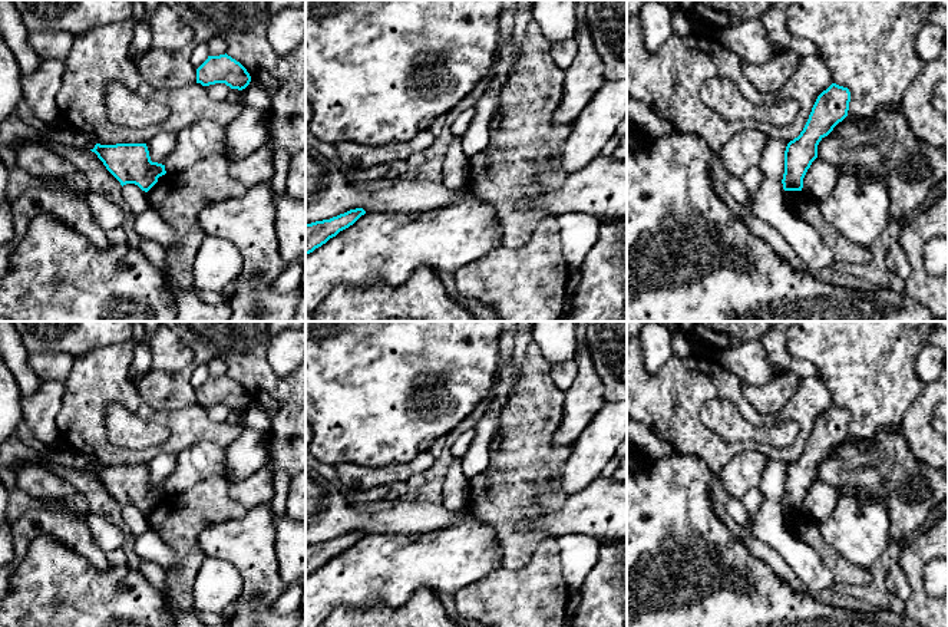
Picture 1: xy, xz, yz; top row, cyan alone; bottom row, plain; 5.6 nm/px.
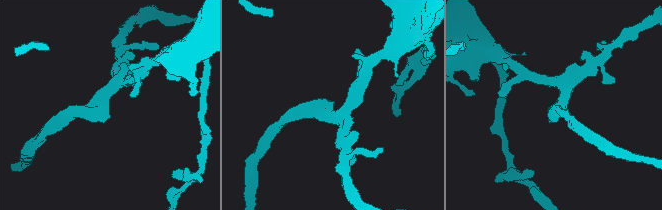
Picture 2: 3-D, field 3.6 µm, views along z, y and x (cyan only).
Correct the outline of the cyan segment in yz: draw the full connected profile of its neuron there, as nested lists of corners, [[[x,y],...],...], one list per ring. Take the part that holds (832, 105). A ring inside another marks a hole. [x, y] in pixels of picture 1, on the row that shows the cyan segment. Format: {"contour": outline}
{"contour": [[[836,83],[817,96],[803,131],[786,146],[782,179],[785,191],[802,191],[803,178],[817,158],[819,142],[848,116],[849,102],[849,89]]]}

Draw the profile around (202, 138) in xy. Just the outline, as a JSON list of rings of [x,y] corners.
[[[201,119],[178,132],[178,142],[165,161],[165,171],[179,174],[209,155],[225,156],[225,152],[225,126]]]

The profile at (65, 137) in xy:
[[[63,125],[59,129],[52,129],[44,126],[44,129],[40,131],[39,133],[44,143],[54,143],[77,149],[93,149],[96,145],[96,141],[92,136],[70,129],[66,125]]]

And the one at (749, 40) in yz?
[[[759,17],[714,34],[724,47],[756,66],[767,63],[776,55],[776,47]]]

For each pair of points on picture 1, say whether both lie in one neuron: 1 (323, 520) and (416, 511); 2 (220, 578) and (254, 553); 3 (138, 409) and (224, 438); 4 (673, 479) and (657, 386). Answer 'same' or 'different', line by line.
1: same
2: different
3: same
4: different

